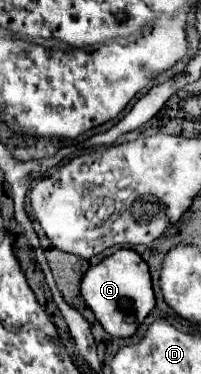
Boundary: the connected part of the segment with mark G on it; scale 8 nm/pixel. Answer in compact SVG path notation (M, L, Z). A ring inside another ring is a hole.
M120 249L114 255L106 257L102 263L92 267L86 277L82 279L82 297L94 311L96 319L102 323L102 327L114 335L114 337L130 337L136 333L138 325L144 321L144 317L154 309L154 291L152 281L148 273L148 265L142 261L142 257L136 251ZM136 313L136 321L128 323L126 315Z

